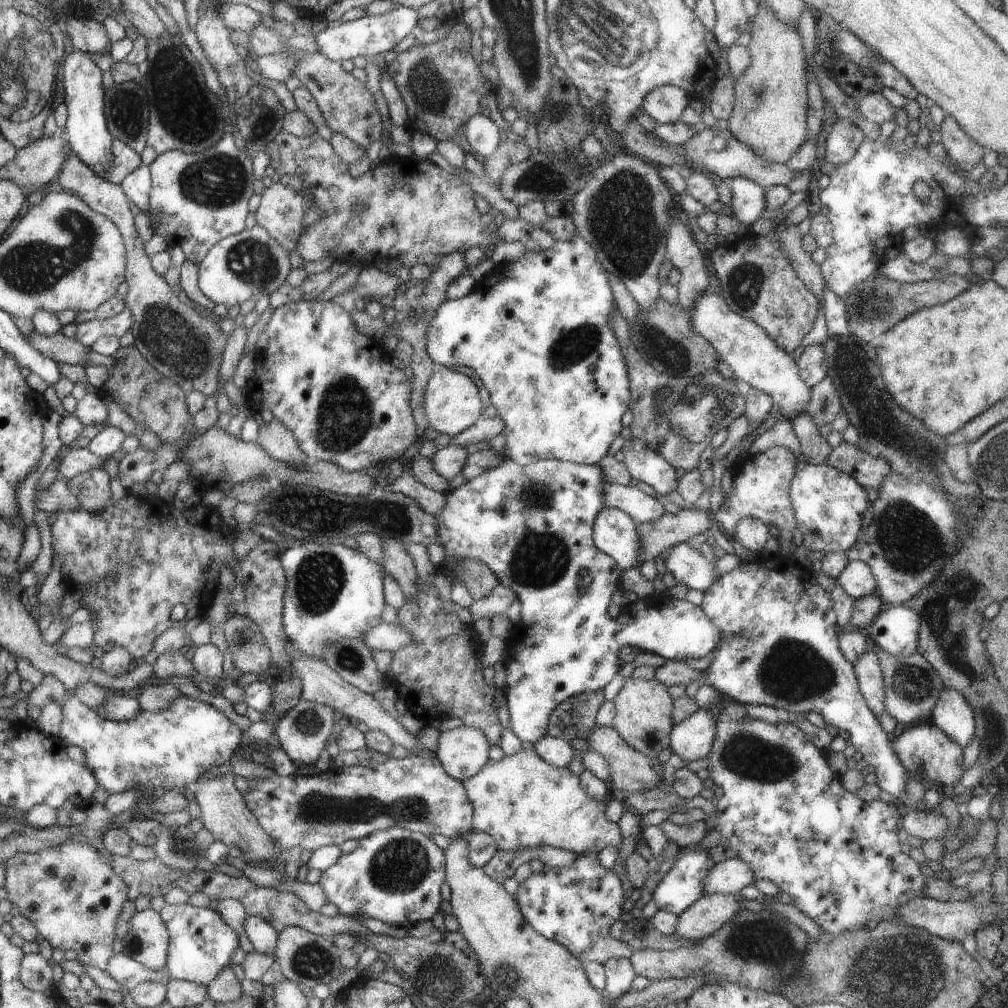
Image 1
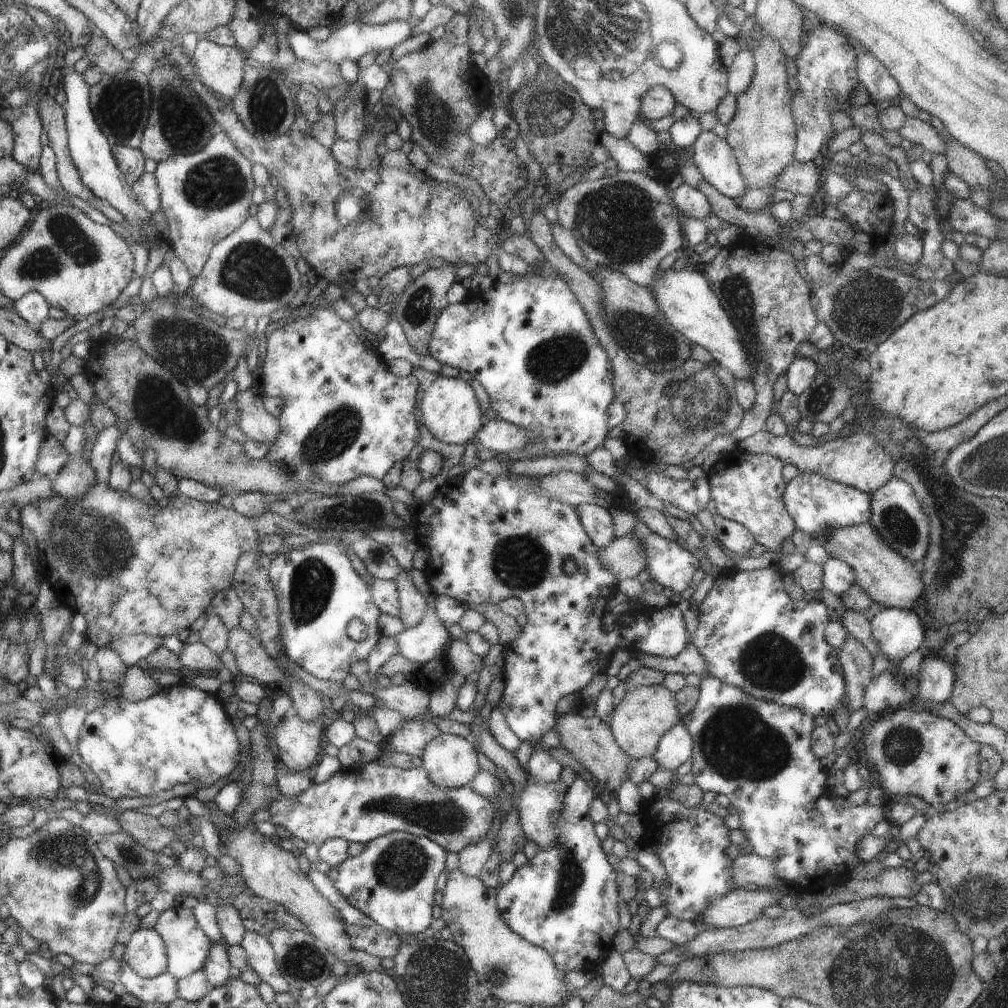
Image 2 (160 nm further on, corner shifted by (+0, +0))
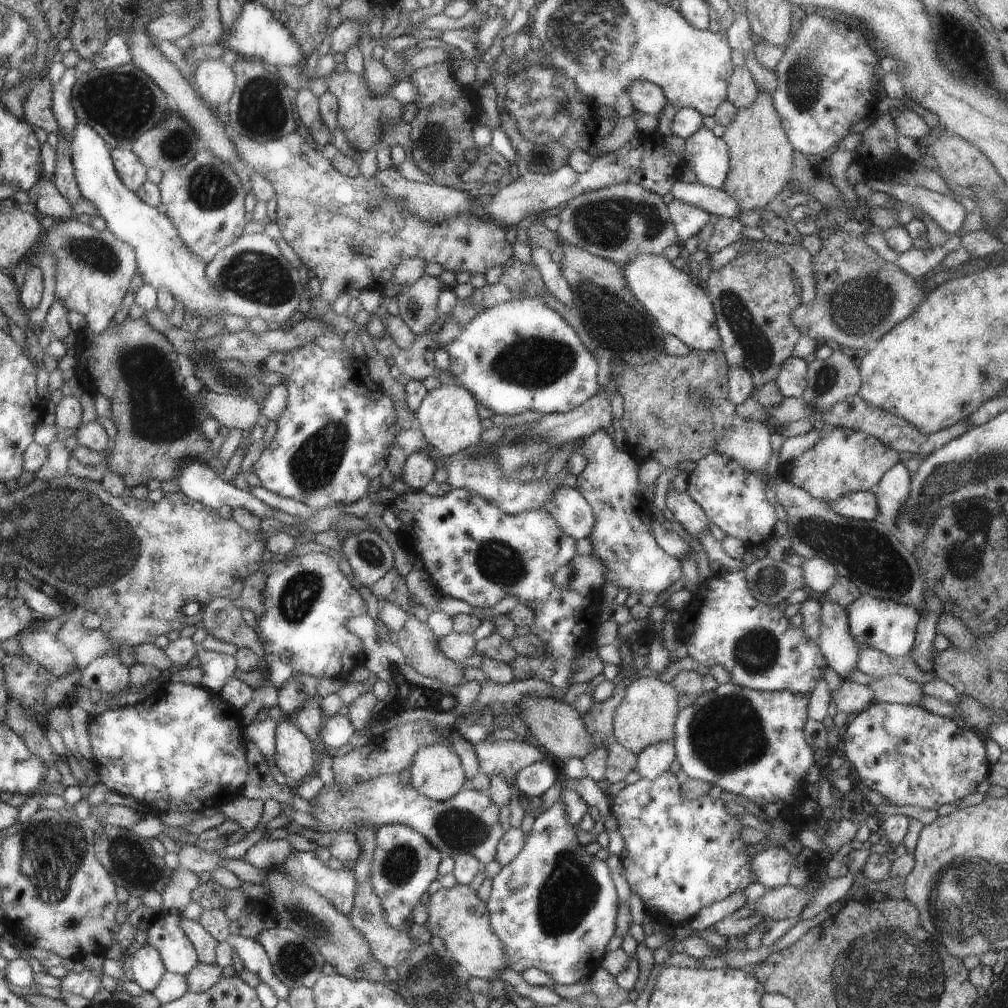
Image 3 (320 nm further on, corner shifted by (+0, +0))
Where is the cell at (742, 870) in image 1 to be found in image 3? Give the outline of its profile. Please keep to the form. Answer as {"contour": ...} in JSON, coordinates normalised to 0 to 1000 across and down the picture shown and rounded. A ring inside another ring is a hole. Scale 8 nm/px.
{"contour":[[[776,838],[762,840],[746,850],[745,862],[751,875],[764,881],[782,878],[784,859],[788,857],[788,849]]]}

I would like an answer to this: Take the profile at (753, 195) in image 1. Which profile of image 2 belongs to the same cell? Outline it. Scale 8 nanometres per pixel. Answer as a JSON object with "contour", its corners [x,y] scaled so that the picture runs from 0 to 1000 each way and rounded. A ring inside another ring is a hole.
{"contour":[[[697,130],[682,149],[698,179],[717,194],[732,196],[744,188],[724,145],[708,131]]]}

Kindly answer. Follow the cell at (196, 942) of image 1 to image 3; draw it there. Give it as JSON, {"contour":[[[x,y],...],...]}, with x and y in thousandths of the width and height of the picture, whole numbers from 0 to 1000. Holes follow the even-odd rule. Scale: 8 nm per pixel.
{"contour":[[[160,905],[146,921],[146,937],[154,940],[162,951],[166,965],[186,967],[197,956],[196,944],[189,932],[183,927],[174,905]]]}

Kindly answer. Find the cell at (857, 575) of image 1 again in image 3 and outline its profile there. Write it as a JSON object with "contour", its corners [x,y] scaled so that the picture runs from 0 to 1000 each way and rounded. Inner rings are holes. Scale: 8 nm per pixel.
{"contour":[[[813,553],[799,555],[794,563],[797,565],[799,584],[810,591],[819,589],[832,571],[829,563]]]}

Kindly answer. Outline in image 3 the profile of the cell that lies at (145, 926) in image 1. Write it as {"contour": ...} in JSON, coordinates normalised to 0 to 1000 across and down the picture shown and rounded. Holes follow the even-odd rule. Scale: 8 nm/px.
{"contour":[[[147,937],[135,943],[126,955],[129,971],[145,984],[151,985],[166,965],[159,945]]]}

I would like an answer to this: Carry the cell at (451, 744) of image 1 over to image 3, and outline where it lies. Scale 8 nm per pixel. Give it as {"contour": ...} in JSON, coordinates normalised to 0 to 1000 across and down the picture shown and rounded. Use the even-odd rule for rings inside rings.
{"contour":[[[436,734],[413,745],[406,763],[408,779],[430,795],[444,794],[464,776],[456,751],[447,739]]]}

